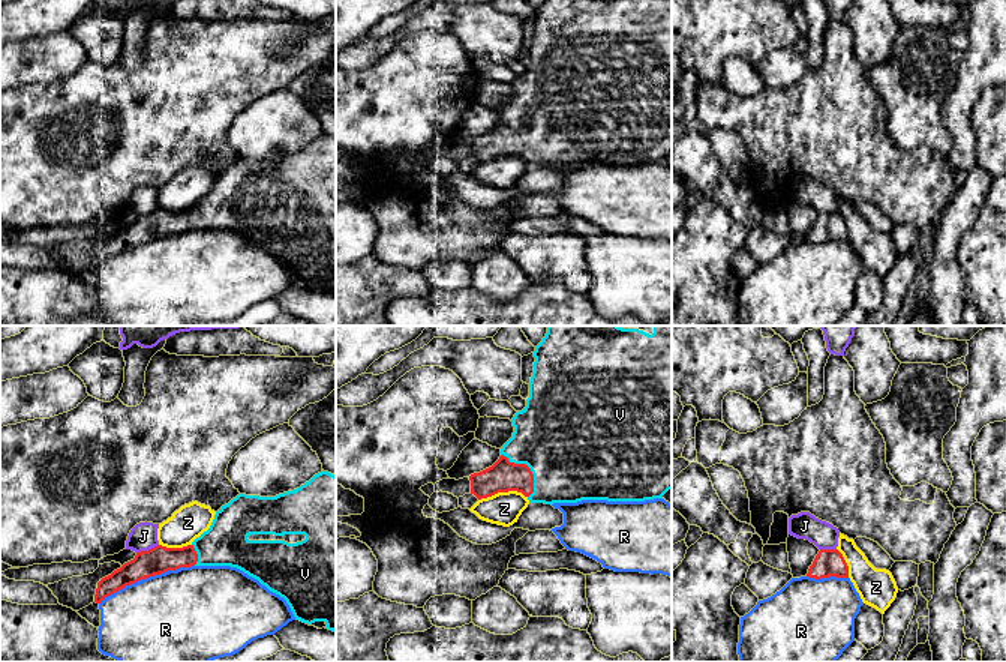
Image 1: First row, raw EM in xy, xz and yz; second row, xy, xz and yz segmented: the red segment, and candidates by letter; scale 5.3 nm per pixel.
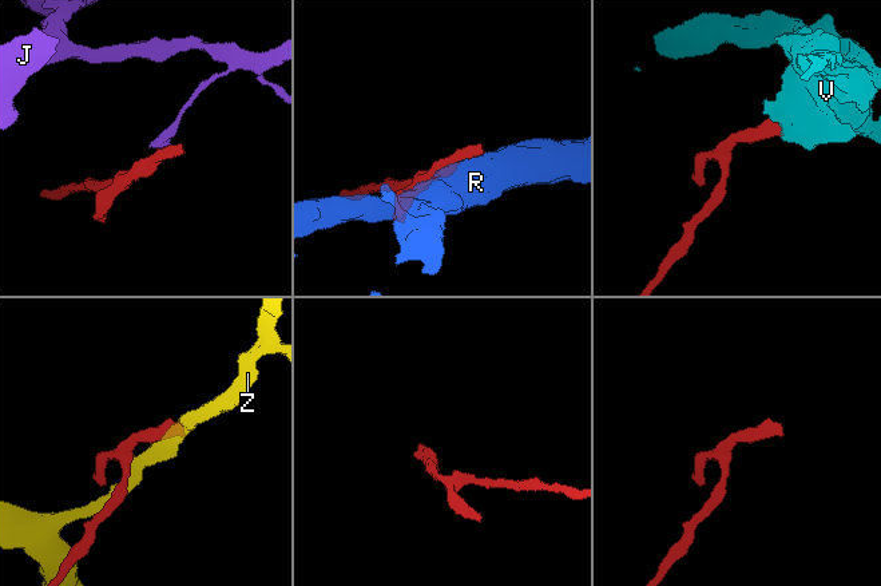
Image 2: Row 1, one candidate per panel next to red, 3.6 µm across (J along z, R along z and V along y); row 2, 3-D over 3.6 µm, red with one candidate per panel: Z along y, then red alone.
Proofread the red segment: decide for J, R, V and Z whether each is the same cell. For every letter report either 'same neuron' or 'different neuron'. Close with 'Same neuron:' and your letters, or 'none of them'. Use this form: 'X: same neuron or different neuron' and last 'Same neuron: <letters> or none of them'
J: different neuron
R: different neuron
V: same neuron
Z: different neuron
Same neuron: V

